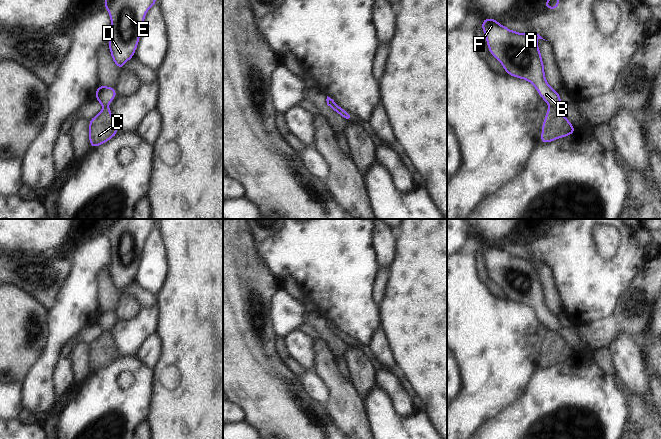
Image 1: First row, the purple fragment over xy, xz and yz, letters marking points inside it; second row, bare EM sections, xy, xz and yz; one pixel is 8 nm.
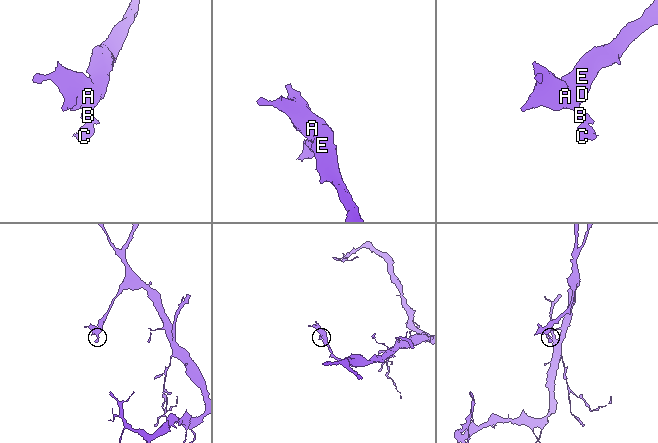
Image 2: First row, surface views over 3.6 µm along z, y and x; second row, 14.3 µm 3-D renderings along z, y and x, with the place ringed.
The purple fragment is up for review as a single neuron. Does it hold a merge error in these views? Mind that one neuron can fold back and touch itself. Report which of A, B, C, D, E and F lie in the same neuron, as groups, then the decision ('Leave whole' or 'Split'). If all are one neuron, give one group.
Groups: A B D E F / C. Split.

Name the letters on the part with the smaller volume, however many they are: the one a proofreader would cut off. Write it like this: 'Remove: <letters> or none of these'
Remove: C

